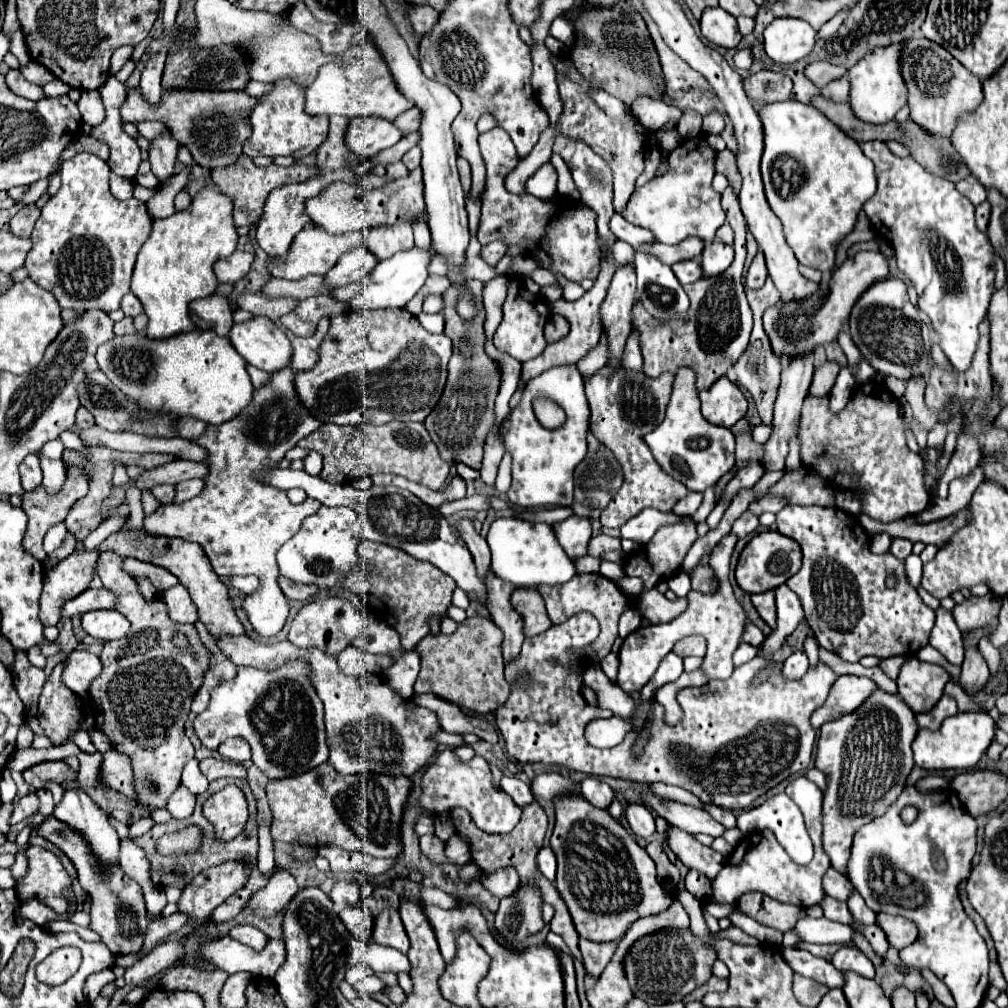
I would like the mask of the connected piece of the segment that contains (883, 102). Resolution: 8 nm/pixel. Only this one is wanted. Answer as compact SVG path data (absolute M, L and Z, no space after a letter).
M900 44L876 48L868 52L856 66L848 70L850 108L858 120L866 124L886 124L906 104L906 86L900 74Z

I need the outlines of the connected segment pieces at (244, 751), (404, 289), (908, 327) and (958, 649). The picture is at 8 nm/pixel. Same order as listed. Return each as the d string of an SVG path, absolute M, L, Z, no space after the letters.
M232 738L232 740L224 740L224 744L220 744L218 752L228 758L228 760L236 760L236 762L244 762L244 760L250 760L250 748L248 748L248 742L246 740L240 740L238 738Z
M412 248L406 252L398 252L388 260L382 260L376 264L376 268L370 274L370 282L364 286L364 290L350 300L350 306L356 310L380 310L380 308L404 308L412 296L424 286L424 280L428 278L428 264L430 264L432 248L420 250Z
M886 278L870 286L856 302L850 314L850 334L864 360L886 376L896 376L908 382L910 376L922 376L922 354L928 358L932 340L930 328L918 316L918 310L910 304L906 284L902 280Z
M944 608L936 610L936 624L930 634L930 646L934 646L950 664L962 664L964 660L962 634L952 614L946 612Z

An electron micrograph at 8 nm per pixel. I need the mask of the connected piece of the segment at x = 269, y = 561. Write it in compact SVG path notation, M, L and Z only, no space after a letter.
M292 368L272 374L264 388L254 390L254 398L244 412L220 426L208 426L206 434L196 440L210 452L206 464L212 468L212 474L204 478L206 488L202 494L182 504L160 506L156 514L144 520L144 532L150 536L184 538L200 544L218 576L256 574L260 578L260 588L246 598L242 606L254 630L266 638L278 634L288 616L288 602L276 582L276 552L300 530L304 518L316 514L322 504L304 500L294 506L286 498L286 492L260 484L254 472L274 468L298 440L318 426L320 422L304 412L304 406L296 400Z

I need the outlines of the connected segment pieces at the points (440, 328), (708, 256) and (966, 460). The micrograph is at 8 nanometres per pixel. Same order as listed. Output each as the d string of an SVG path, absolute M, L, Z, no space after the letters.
M420 314L418 316L418 320L420 320L420 324L428 330L428 332L432 332L432 334L444 334L444 316L442 314Z
M708 242L702 252L702 276L720 276L734 260L734 248L722 242Z
M966 430L958 432L958 446L956 446L956 452L954 452L944 476L938 482L938 496L946 498L948 484L960 476L968 476L968 472L972 472L972 468L976 468L980 458L982 458L982 452L978 448L976 438L970 436Z

